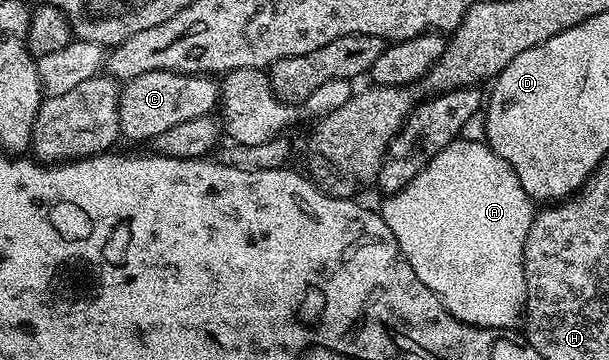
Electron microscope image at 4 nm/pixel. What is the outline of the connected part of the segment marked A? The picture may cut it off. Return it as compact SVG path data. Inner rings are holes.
M452 140L435 158L403 186L403 190L386 195L379 205L383 222L391 226L395 242L407 258L411 270L437 295L443 306L464 324L476 328L513 330L522 323L525 311L525 263L523 250L527 242L527 230L535 215L534 201L519 182L515 170L488 143Z

